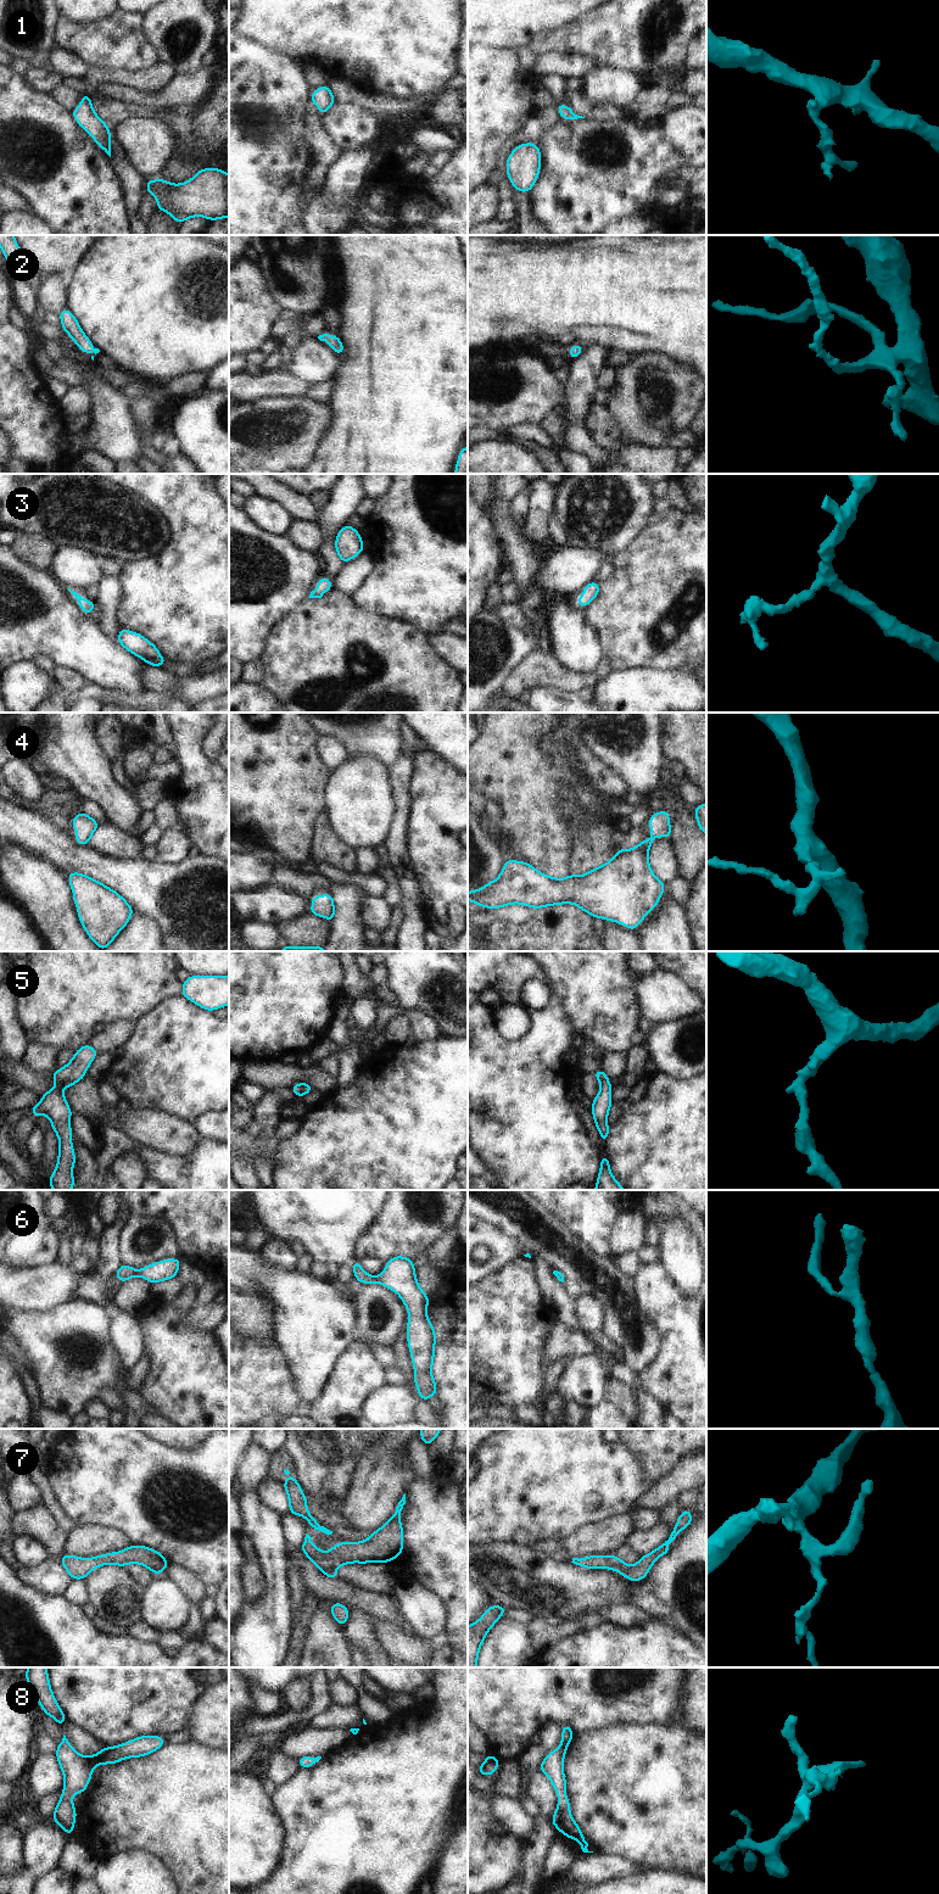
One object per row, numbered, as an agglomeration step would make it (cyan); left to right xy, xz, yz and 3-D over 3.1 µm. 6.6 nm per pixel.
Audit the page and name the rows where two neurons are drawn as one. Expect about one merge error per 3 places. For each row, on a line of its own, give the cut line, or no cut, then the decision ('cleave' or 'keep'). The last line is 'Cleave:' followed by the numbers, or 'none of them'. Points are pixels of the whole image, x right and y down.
1: cut none; keep
2: cut none; keep
3: cut none; keep
4: cut none; keep
5: cut none; keep
6: cut none; keep
7: cut none; keep
8: cut none; keep
Cleave: none of them

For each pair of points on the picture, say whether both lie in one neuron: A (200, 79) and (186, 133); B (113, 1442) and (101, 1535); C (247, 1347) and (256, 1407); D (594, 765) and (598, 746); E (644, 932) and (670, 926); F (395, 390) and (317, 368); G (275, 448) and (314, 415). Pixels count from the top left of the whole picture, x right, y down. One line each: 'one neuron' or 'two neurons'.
A: two neurons
B: two neurons
C: one neuron
D: two neurons
E: one neuron
F: two neurons
G: one neuron

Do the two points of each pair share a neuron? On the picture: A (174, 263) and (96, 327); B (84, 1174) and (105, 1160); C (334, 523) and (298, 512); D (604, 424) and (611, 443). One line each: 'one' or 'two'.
A: one
B: two
C: two
D: one

